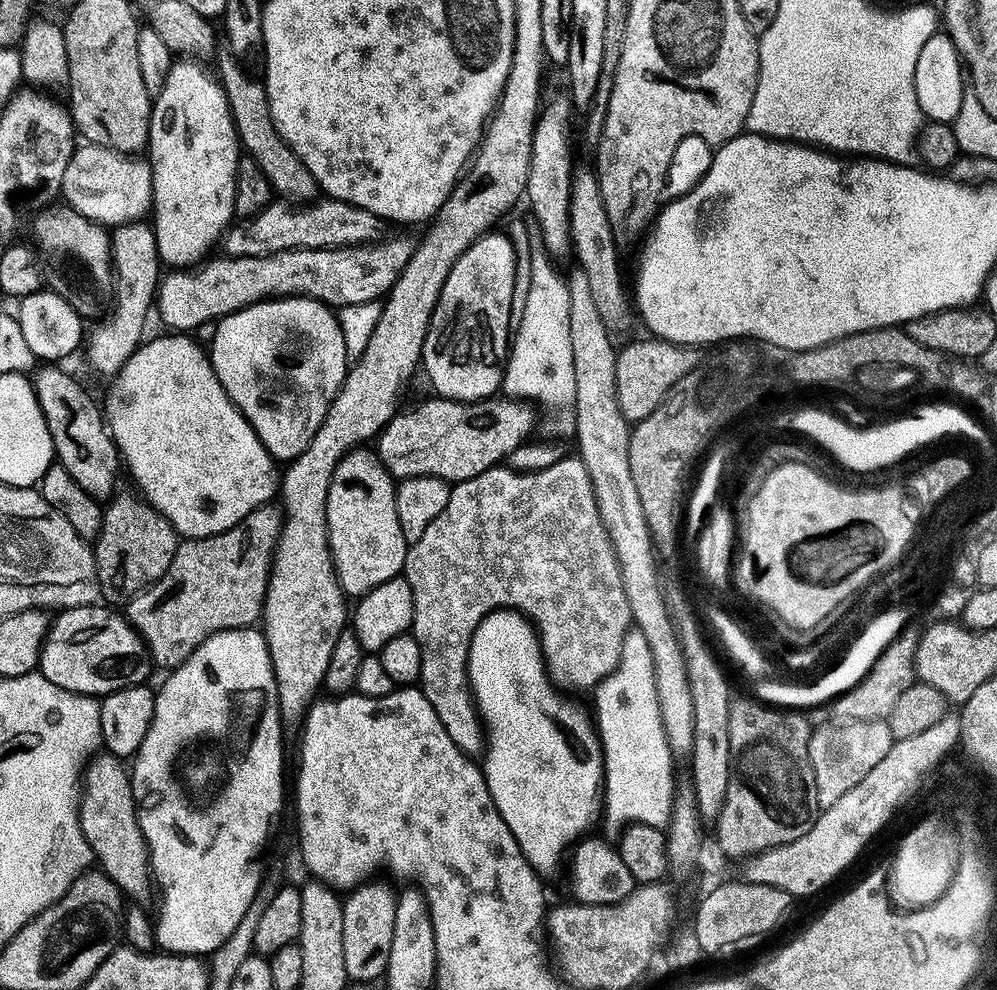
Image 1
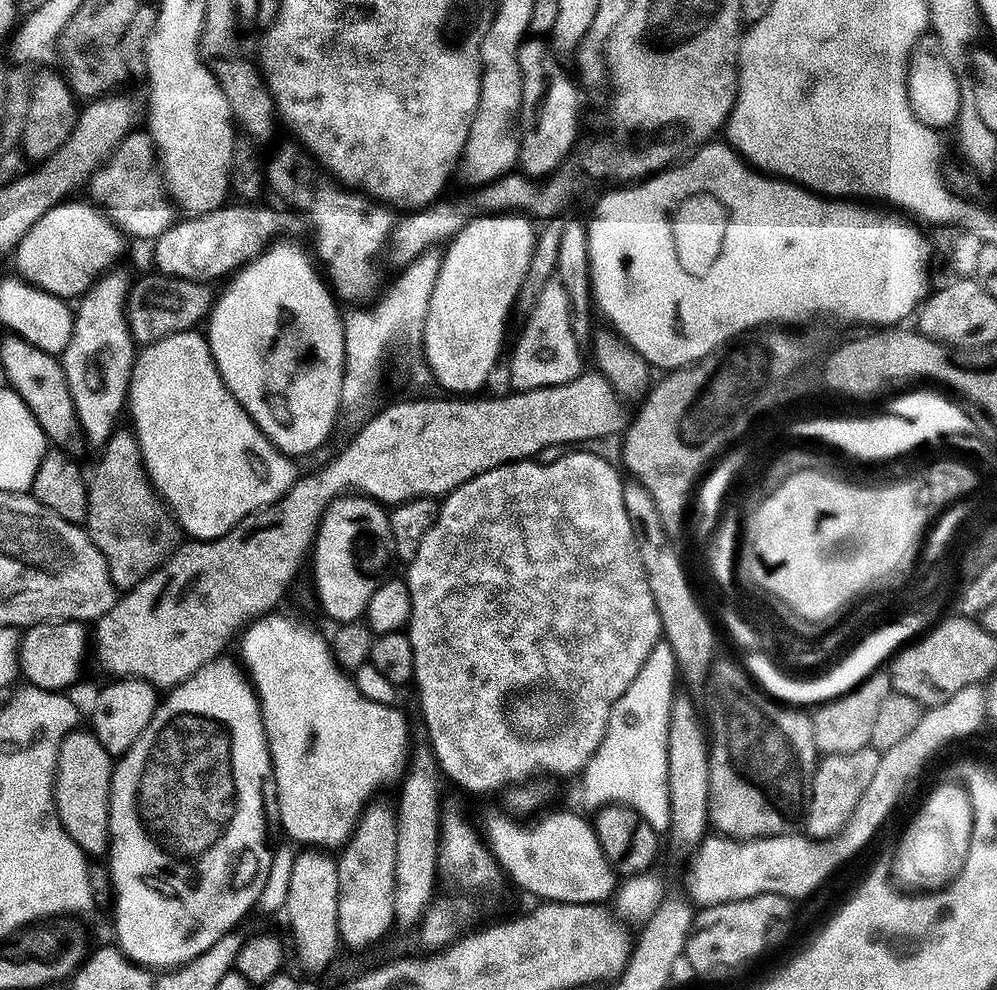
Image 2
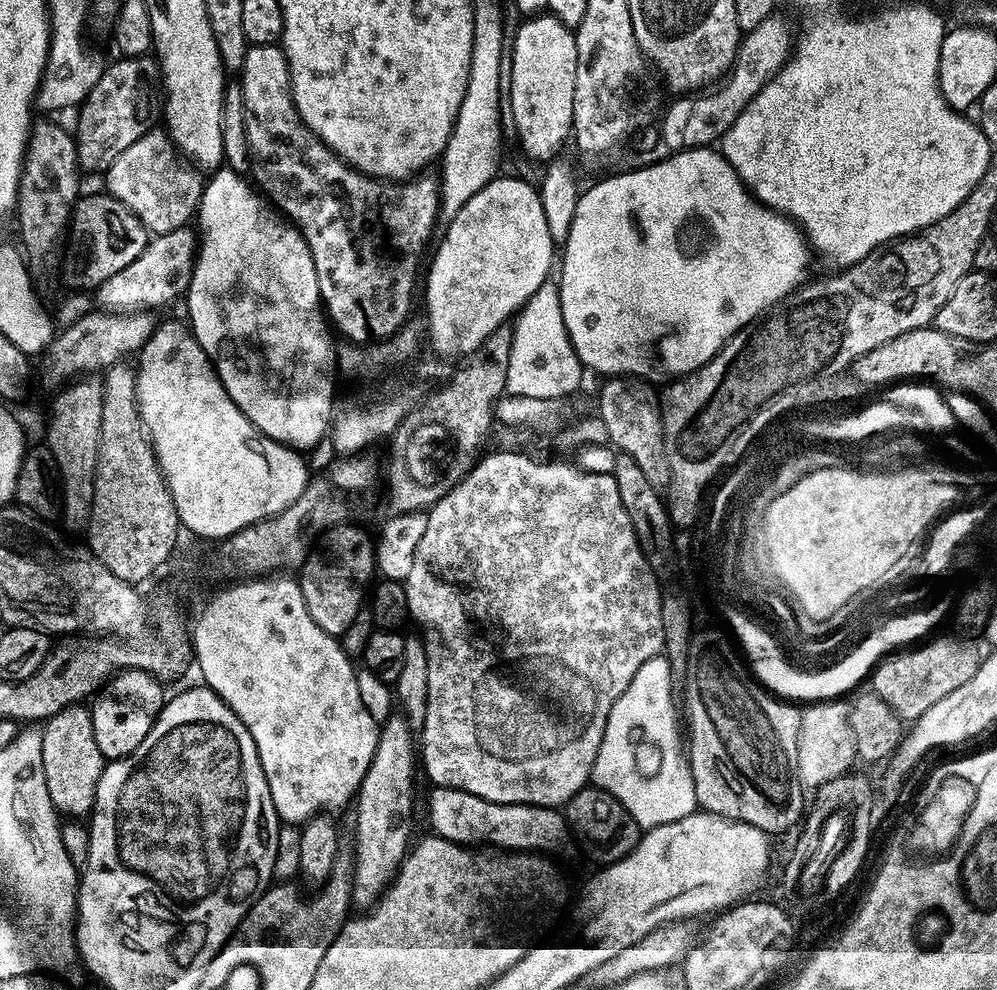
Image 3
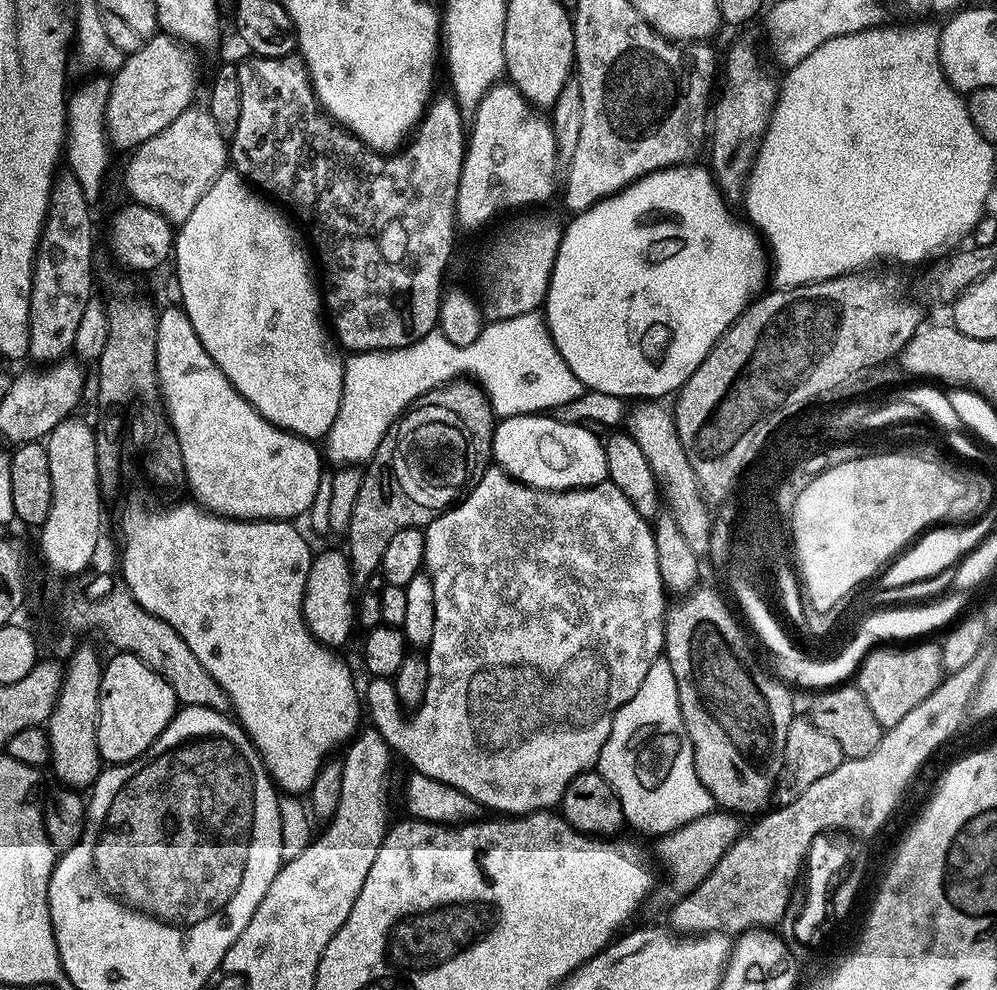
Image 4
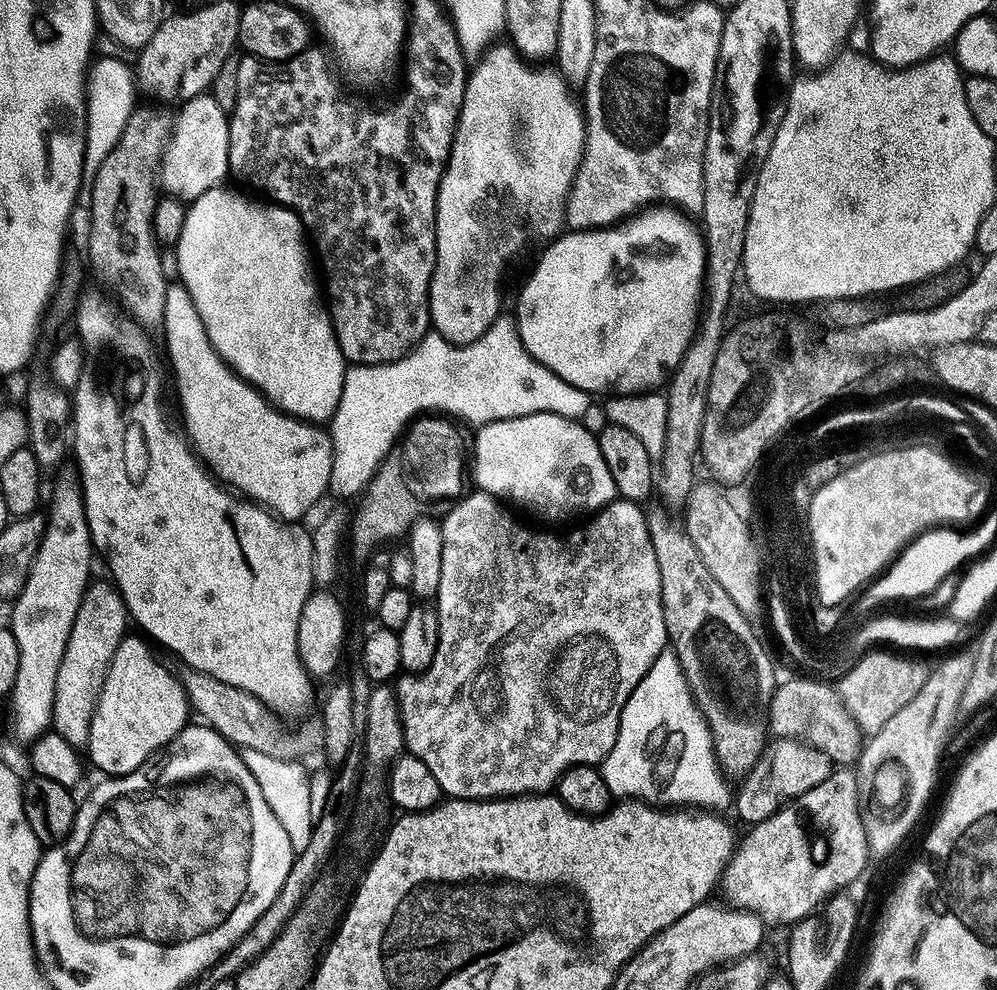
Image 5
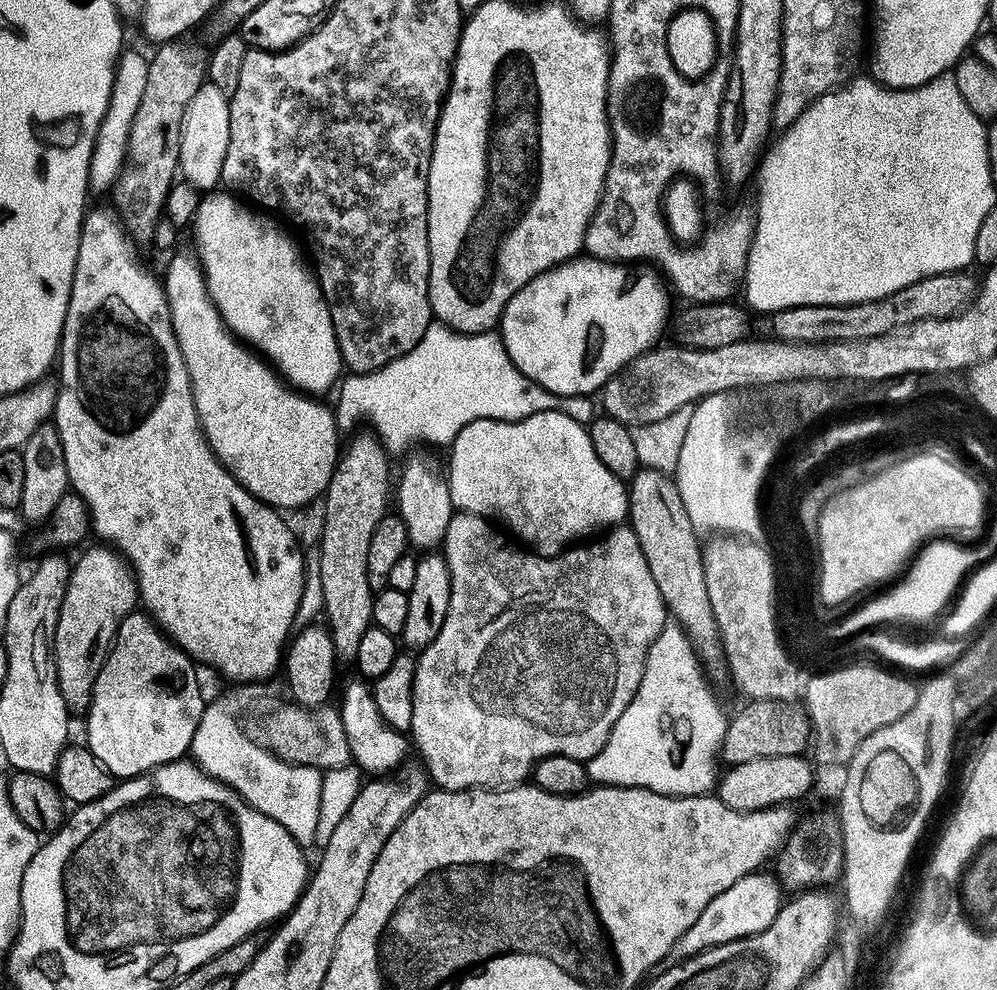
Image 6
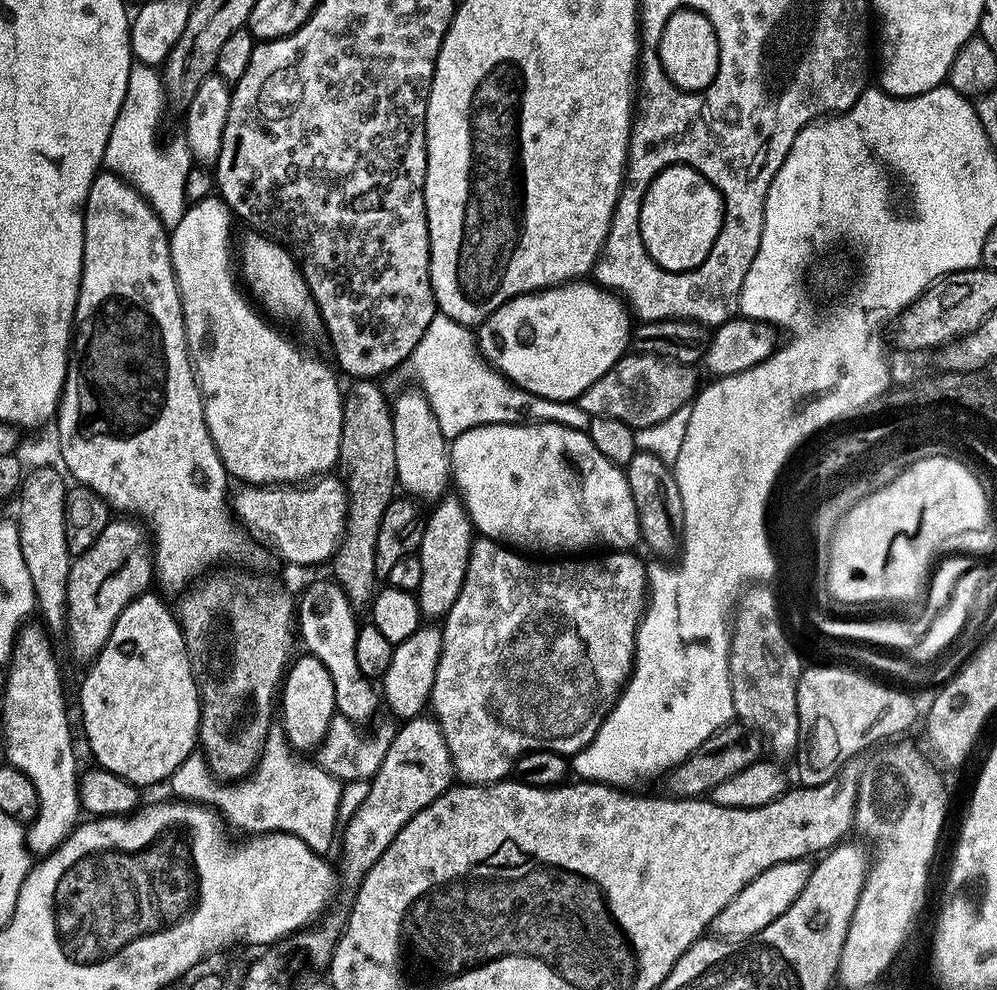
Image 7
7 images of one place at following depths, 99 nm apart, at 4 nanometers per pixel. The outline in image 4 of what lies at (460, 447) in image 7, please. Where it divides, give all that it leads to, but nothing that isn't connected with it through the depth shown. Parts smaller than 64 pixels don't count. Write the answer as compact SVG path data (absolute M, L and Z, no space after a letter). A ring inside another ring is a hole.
M529 414L526 416L505 416L497 423L496 433L492 435L492 460L503 468L508 475L513 476L519 484L525 484L531 488L540 488L544 492L568 492L571 488L592 488L595 484L603 484L608 480L606 470L606 454L604 453L604 440L596 437L591 432L591 427L583 424L567 424L565 420L557 418L552 414Z

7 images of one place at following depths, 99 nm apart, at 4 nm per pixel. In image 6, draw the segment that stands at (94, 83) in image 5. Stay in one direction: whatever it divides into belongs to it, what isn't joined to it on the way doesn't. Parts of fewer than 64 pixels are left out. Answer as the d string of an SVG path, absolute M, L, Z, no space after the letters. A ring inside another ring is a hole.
M125 51L117 63L114 86L110 94L110 106L106 110L106 118L102 118L102 126L98 130L94 154L90 158L88 187L93 193L107 193L126 167L128 135L130 134L130 126L134 122L134 114L138 110L138 102L142 102L142 93L146 91L147 69L148 60L140 52Z

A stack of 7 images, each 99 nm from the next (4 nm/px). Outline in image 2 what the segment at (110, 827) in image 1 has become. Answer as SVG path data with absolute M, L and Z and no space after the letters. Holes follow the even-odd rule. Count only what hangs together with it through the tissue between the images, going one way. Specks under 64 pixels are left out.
M91 730L67 732L60 743L56 763L56 813L70 838L89 857L103 857L110 845L108 815L114 757L98 742Z

